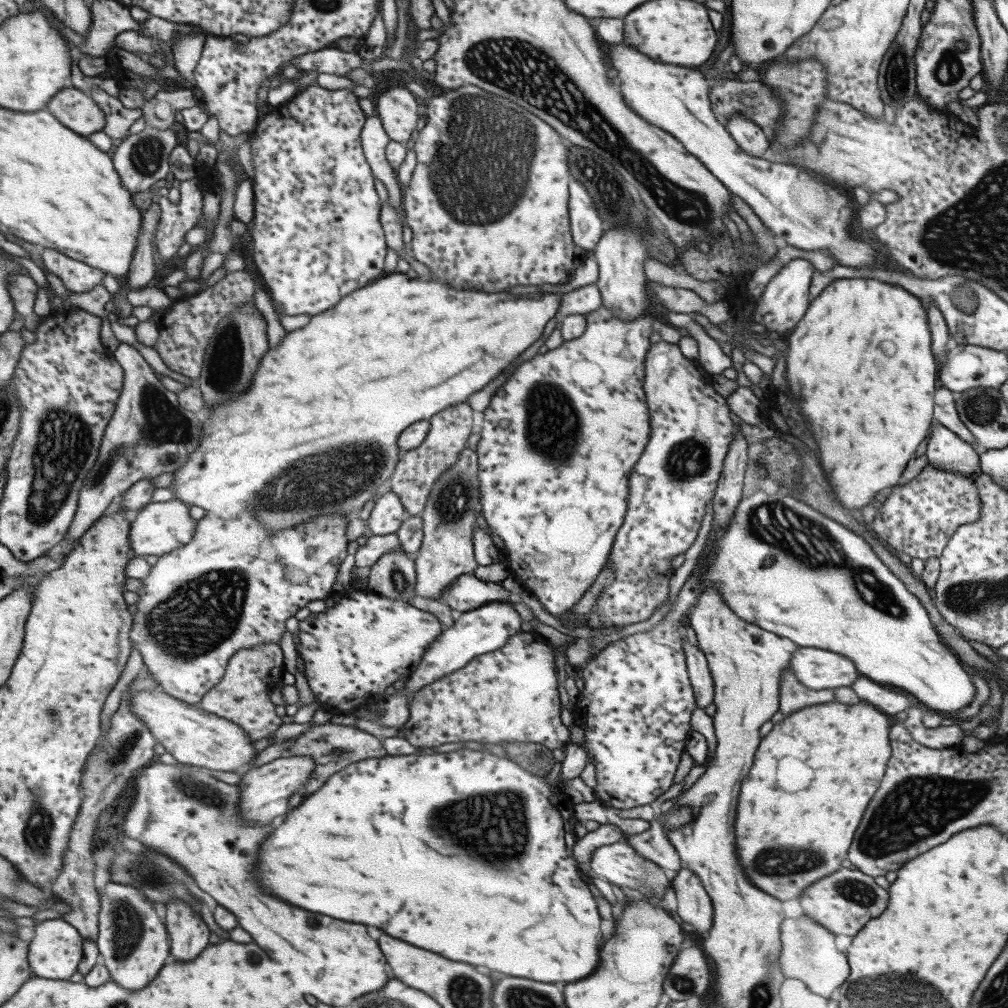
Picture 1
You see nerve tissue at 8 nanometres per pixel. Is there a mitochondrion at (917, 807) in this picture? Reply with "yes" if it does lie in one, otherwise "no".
yes

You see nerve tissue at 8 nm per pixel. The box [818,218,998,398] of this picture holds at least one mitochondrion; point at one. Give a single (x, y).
(969, 300)

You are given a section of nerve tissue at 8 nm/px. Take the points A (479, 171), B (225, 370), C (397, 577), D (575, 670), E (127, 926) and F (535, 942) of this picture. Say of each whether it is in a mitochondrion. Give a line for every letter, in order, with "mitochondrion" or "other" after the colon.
A: mitochondrion
B: mitochondrion
C: mitochondrion
D: other
E: mitochondrion
F: other

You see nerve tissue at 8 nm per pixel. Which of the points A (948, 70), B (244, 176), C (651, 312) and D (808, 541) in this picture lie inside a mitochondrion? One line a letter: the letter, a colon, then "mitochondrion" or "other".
A: mitochondrion
B: other
C: other
D: mitochondrion

